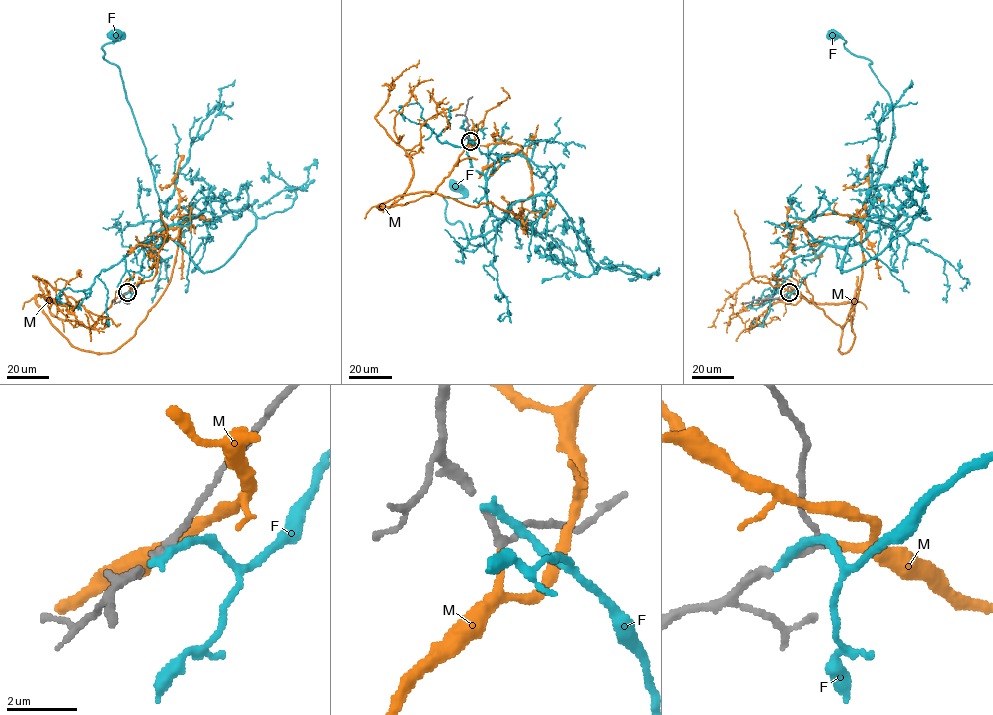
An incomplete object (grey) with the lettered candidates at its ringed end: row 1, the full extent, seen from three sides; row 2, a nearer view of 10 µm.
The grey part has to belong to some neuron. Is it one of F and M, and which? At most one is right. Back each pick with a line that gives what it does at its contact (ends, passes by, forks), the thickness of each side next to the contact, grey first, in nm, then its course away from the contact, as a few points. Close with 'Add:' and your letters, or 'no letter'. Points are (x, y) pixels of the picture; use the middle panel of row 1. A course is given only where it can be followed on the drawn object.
M: it ends | 280/240 nm | via (470, 141), (432, 193), (378, 206), (421, 191), (520, 213), (532, 193), (522, 147), (506, 142), (470, 148)
Add: M

